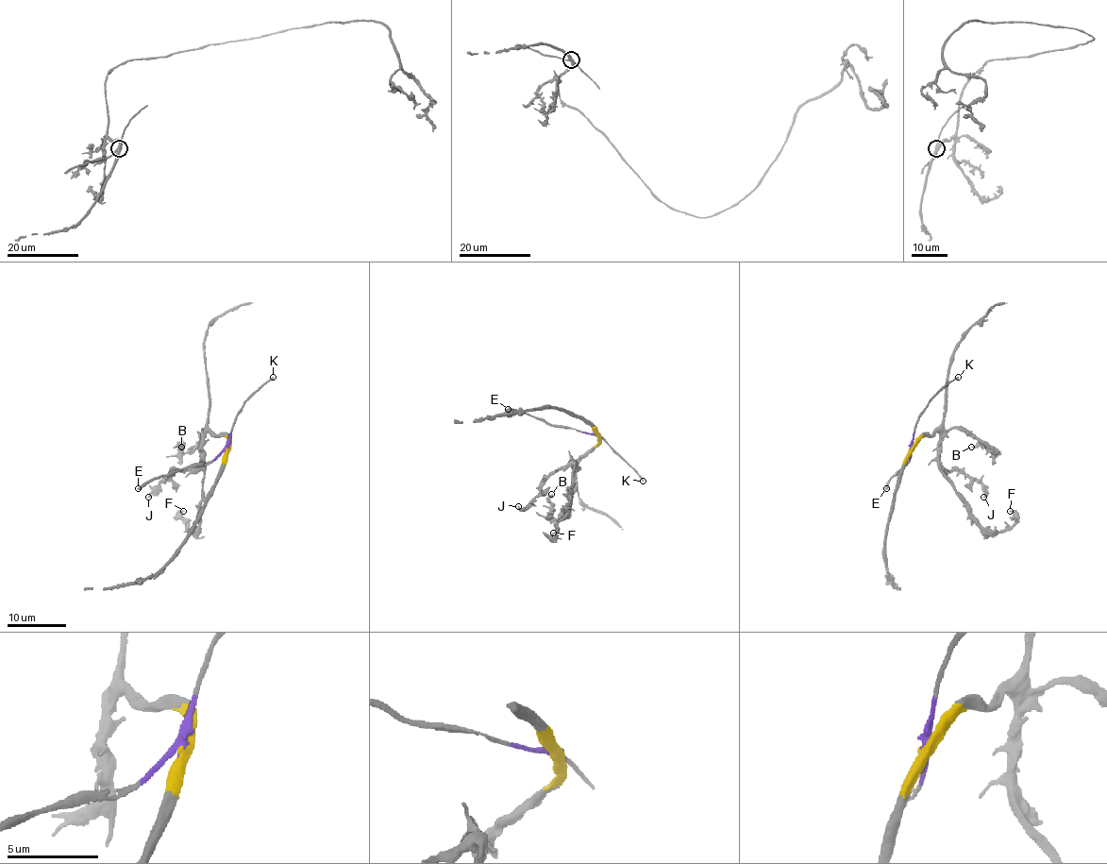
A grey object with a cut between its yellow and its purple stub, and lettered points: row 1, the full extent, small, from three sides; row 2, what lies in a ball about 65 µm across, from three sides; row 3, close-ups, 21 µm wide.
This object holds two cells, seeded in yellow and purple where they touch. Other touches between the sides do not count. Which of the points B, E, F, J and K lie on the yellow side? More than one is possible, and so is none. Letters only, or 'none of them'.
B, F, J

